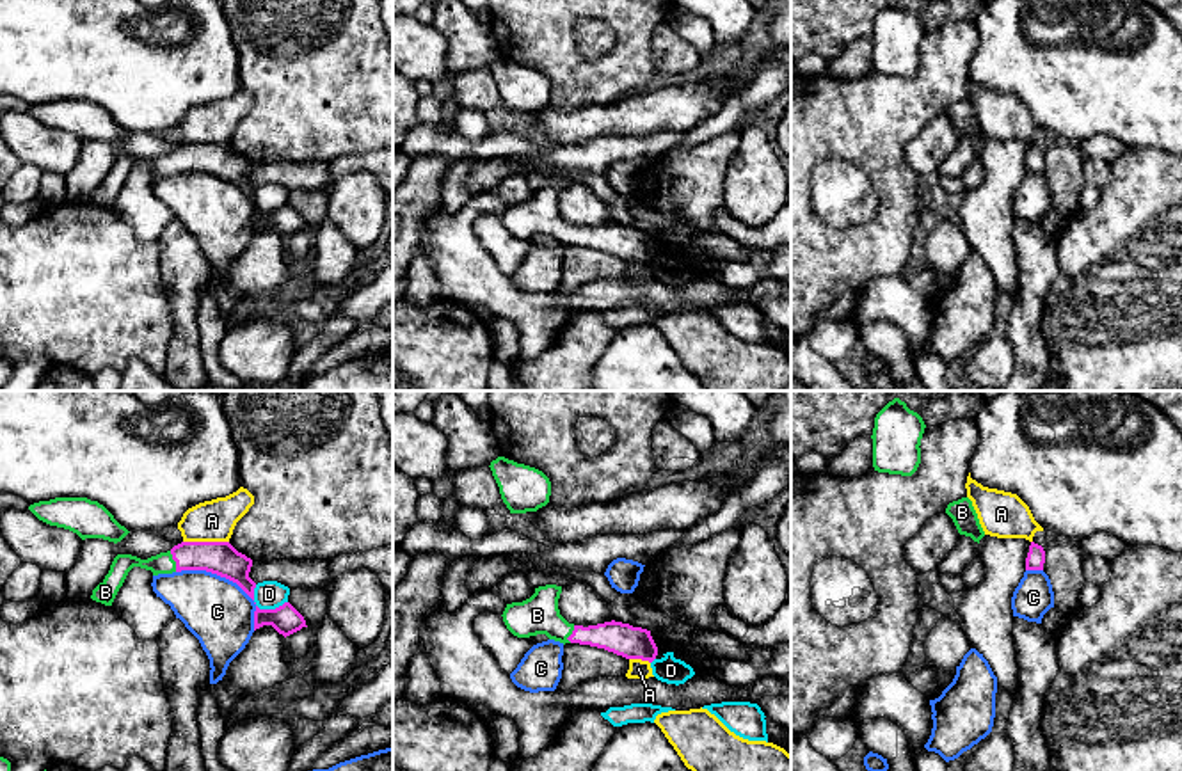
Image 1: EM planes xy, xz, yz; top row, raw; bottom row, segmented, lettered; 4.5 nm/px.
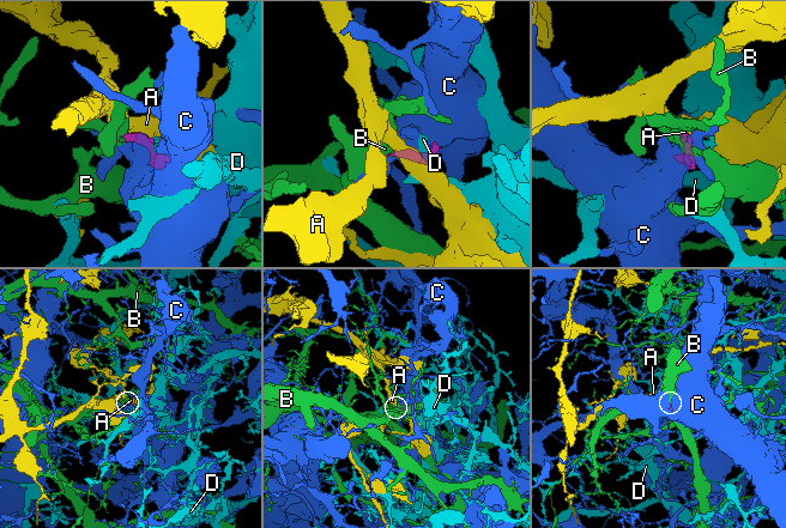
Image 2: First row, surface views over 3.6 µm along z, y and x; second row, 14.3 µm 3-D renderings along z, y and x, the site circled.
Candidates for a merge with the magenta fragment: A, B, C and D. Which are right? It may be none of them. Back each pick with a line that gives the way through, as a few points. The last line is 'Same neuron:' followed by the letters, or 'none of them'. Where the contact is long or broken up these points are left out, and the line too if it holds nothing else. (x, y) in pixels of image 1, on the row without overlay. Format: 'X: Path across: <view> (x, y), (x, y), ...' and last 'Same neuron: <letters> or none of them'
B: Path across: xy (221, 160), (175, 162), (162, 166)
Same neuron: B

